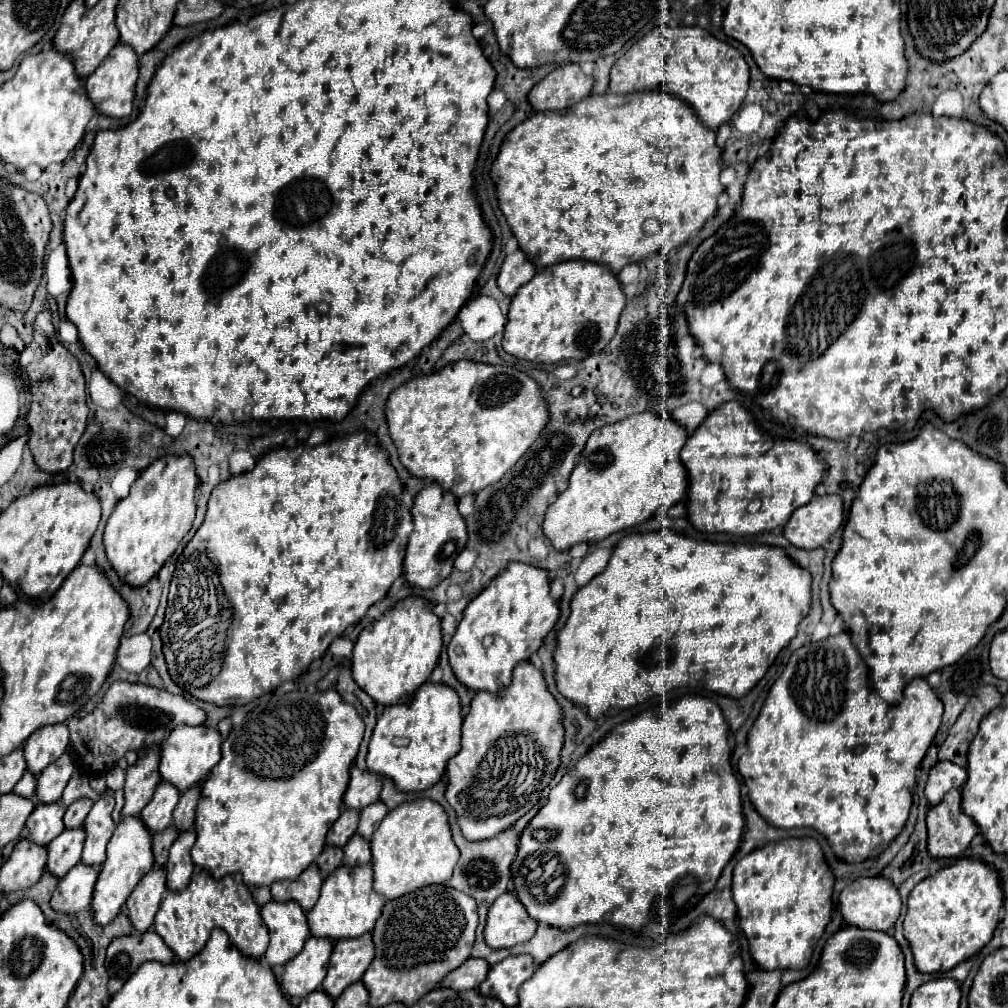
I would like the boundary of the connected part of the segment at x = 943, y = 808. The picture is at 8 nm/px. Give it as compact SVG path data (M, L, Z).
M960 789L948 791L948 795L928 809L928 853L934 859L958 857L978 833L978 827L960 809Z

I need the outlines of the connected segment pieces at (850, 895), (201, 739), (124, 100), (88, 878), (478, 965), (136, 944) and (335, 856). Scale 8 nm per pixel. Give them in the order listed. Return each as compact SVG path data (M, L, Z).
M864 877L856 879L850 885L844 887L840 893L840 913L844 917L844 923L860 927L860 929L872 929L872 931L890 931L900 917L900 895L898 889L884 877Z
M178 725L170 737L162 743L160 747L160 777L166 783L172 783L180 793L184 793L186 789L200 785L208 773L212 771L212 767L220 761L220 733L218 729L206 727L206 725Z
M118 43L108 53L108 57L98 65L98 69L86 79L86 95L88 95L88 99L92 99L92 105L100 113L122 119L122 117L128 117L132 111L136 79L138 79L138 55L132 55L132 51L128 51L128 47Z
M84 863L74 865L64 879L60 879L54 895L52 909L56 913L78 913L90 907L92 891L98 879L98 871Z
M466 959L456 971L448 973L440 987L448 987L454 991L468 991L468 989L476 989L488 973L488 963L484 963L484 959Z
M146 931L142 935L118 937L108 947L106 967L110 977L126 981L146 961L160 961L160 963L174 961L174 953L154 931Z
M324 847L322 855L316 859L322 877L328 877L336 867L340 867L340 863L342 863L342 849L338 847Z

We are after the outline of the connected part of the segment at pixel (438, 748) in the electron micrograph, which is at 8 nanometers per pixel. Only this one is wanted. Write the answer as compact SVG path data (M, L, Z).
M424 683L410 703L384 707L374 727L366 765L372 773L390 777L398 791L418 793L434 783L446 771L446 763L460 751L460 699L448 685Z

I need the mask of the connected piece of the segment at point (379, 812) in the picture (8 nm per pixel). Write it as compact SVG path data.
M376 801L376 803L368 805L368 807L364 807L364 809L360 811L360 821L358 821L356 833L362 835L364 839L370 839L372 833L376 831L376 827L380 825L380 821L384 819L386 813L388 813L388 809L386 809L384 803L380 803L380 801Z

